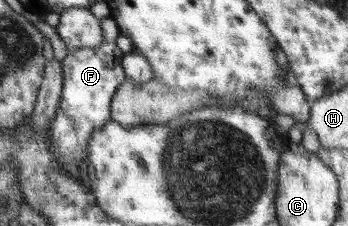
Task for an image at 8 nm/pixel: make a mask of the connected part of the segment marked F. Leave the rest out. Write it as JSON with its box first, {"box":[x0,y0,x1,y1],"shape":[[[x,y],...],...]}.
{"box":[48,17,126,178],"shape":[[[112,17],[102,20],[105,40],[99,48],[79,48],[68,52],[62,60],[63,89],[59,107],[48,129],[53,155],[61,162],[67,175],[79,178],[80,164],[88,154],[91,134],[111,121],[111,102],[114,92],[126,80],[122,60],[125,53],[119,49],[118,36],[122,32]]]}

